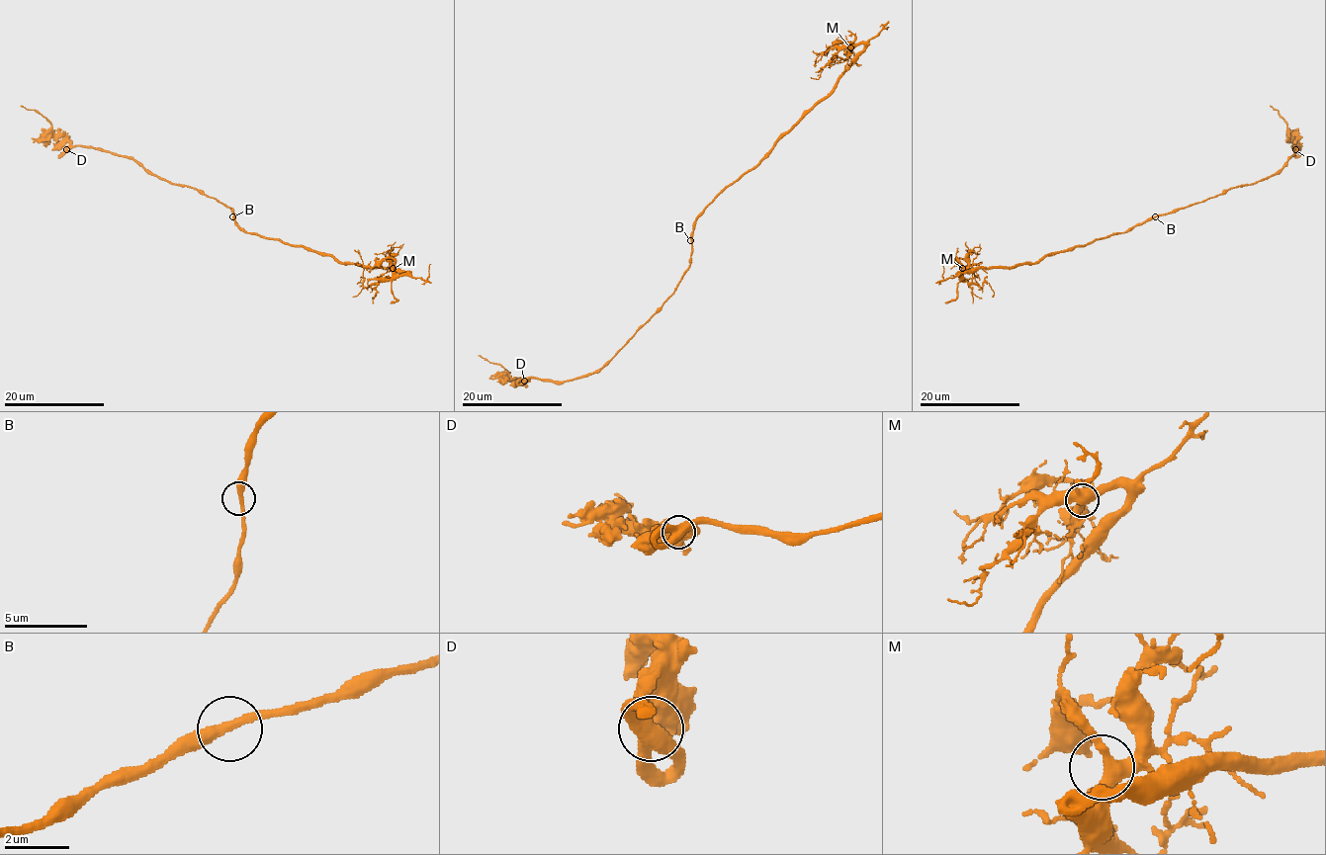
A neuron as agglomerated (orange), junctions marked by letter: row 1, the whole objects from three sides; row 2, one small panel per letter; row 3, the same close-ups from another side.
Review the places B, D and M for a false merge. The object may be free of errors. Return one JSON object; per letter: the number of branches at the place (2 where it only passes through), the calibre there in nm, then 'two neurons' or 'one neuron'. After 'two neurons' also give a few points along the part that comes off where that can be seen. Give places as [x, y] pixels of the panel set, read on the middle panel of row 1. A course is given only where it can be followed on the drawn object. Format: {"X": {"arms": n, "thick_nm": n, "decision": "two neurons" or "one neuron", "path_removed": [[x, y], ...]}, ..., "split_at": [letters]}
{"B": {"arms": 2, "thick_nm": 320, "decision": "one neuron"}, "D": {"arms": 3, "thick_nm": 500, "decision": "one neuron"}, "M": {"arms": 3, "thick_nm": 400, "decision": "one neuron"}, "split_at": []}

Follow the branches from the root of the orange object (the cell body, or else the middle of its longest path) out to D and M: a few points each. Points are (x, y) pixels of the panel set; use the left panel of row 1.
D: (234, 215), (228, 207), (216, 198), (194, 188), (160, 180), (131, 158), (80, 145), (70, 145), (66, 149)
M: (234, 215), (235, 222), (246, 232), (329, 253), (341, 262), (369, 267), (389, 267), (389, 265), (393, 268)

